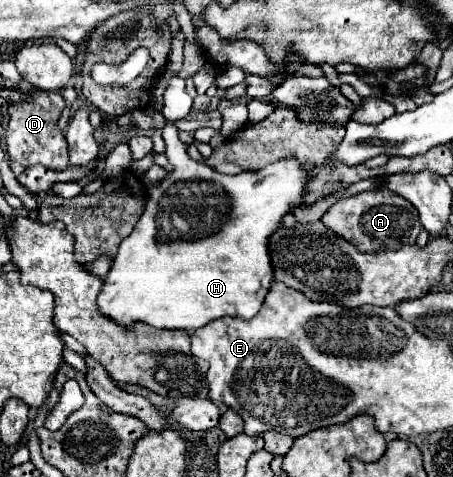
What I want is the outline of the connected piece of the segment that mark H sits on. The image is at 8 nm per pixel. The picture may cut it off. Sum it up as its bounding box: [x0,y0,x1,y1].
[98,69,308,331]

